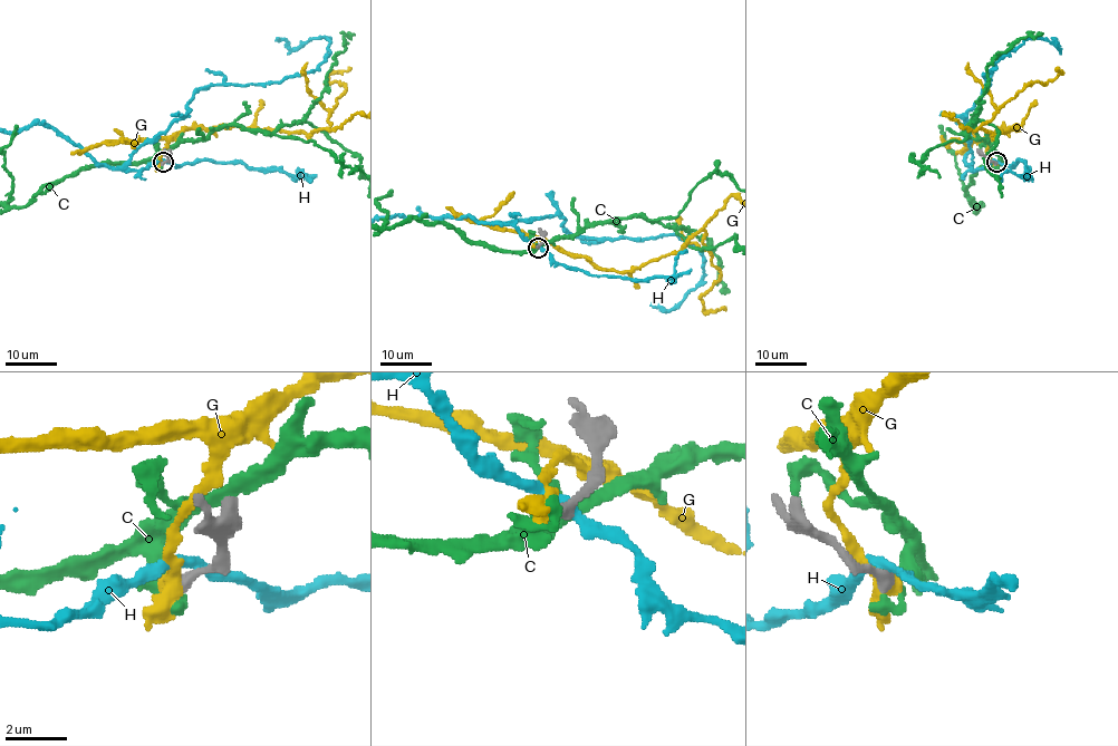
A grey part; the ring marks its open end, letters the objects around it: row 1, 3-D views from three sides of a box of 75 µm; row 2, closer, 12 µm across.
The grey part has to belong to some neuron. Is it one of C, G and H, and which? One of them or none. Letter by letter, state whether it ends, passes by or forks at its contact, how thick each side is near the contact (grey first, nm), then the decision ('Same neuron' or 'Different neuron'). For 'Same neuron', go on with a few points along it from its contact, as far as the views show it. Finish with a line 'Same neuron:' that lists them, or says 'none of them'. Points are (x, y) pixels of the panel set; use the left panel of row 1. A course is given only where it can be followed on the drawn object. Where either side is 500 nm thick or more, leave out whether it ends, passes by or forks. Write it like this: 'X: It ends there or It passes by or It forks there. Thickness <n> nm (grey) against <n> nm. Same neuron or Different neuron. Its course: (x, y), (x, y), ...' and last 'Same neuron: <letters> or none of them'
C: It ends there. Thickness 360 nm (grey) against 400 nm. Different neuron
G: It passes by. Thickness 380 nm (grey) against 480 nm. Different neuron
H: It passes by. Thickness 420 nm (grey) against 320 nm. Different neuron
Same neuron: none of them

